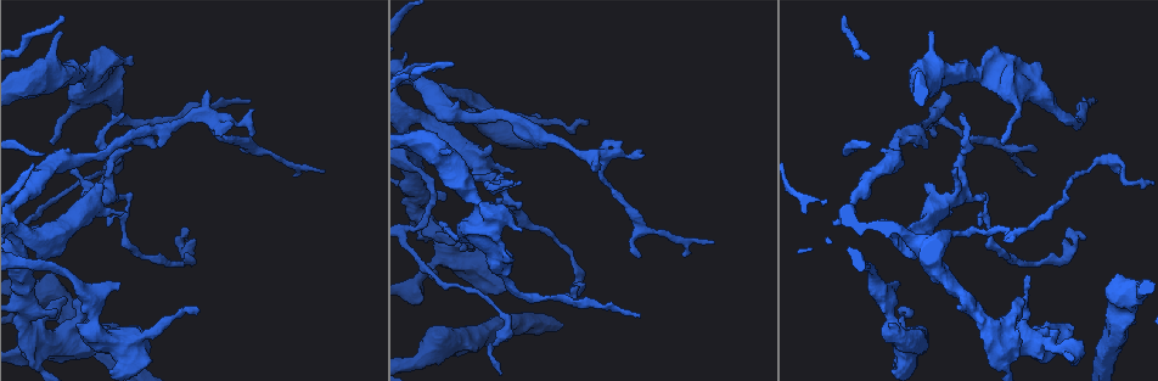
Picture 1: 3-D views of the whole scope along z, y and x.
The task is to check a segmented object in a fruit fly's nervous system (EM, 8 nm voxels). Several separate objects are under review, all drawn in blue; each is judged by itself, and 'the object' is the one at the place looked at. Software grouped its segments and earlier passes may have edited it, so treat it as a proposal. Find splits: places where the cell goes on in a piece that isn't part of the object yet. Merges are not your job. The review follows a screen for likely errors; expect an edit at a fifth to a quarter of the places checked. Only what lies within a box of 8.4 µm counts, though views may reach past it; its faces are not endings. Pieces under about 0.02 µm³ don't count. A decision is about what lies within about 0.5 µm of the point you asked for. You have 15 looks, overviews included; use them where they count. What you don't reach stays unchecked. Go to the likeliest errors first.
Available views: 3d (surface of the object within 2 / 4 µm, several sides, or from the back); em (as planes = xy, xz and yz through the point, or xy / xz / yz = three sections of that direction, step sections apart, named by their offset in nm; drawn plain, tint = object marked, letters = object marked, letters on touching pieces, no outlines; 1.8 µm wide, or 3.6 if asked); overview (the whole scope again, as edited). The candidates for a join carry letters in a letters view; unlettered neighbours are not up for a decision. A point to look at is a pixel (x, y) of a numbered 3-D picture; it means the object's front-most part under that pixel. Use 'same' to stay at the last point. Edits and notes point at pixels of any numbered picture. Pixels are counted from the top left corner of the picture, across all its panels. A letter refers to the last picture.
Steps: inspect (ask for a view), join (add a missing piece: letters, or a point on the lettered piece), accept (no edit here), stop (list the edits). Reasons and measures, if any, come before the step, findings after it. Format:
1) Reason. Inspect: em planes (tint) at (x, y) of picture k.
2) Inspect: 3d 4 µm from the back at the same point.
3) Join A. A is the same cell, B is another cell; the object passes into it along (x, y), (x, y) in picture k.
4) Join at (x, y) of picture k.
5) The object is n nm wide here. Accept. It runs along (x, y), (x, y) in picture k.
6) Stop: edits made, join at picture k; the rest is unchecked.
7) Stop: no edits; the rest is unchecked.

Thin end. Inspect: em yz step 4 (letters) at (903, 312) of picture 1.

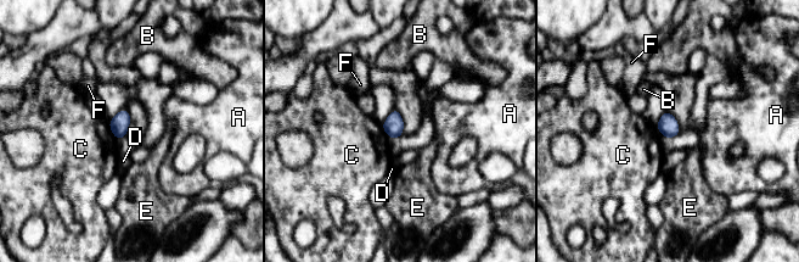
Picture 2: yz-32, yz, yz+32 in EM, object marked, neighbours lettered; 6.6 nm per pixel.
Cut it another way. Inspect: em planes (letters) at the same point.

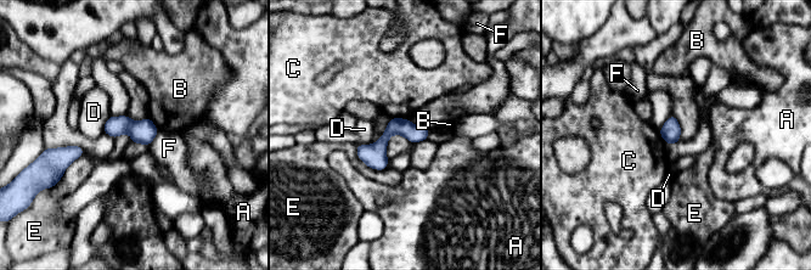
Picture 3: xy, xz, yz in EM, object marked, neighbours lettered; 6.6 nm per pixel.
Accept. A, B, C, D, E and F are other cells; a border runs along (390, 117), (409, 119) in picture 3; none of them fits.

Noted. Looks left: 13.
Free end. Inspect: em planes (letters) at (897, 284) of picture 1.

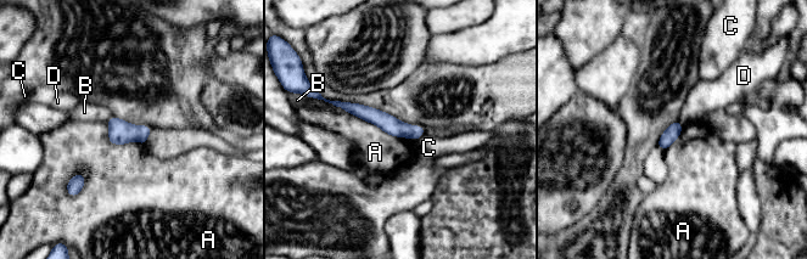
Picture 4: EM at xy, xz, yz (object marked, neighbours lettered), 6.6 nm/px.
The longest contact is with A, 480 nm. Accept. A, B, C and D are other cells; it runs along (342, 105), (398, 129), (420, 131) in picture 4; no lettered piece goes on from it.

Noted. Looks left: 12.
Long arm stops here. Inspect: 3d 4 µm at (184, 228) of picture 1.

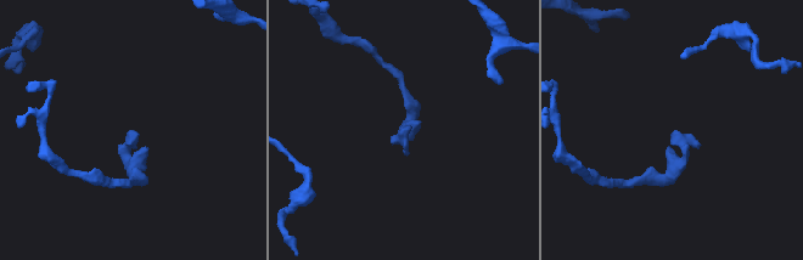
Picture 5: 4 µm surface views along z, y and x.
Shape alone is not enough. Inspect: em yz step 16 (plain) at (131, 130) of picture 5.

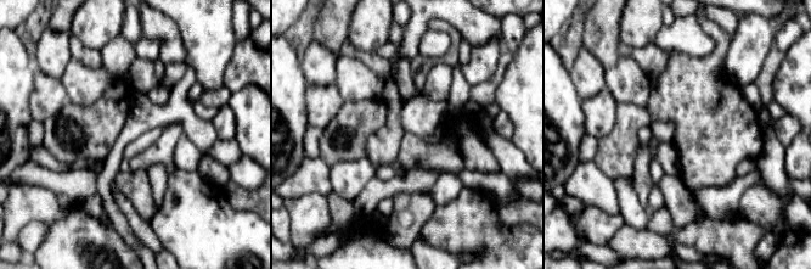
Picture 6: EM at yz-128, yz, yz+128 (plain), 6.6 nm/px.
Inspect: em yz step 16 (letters) at the same point.

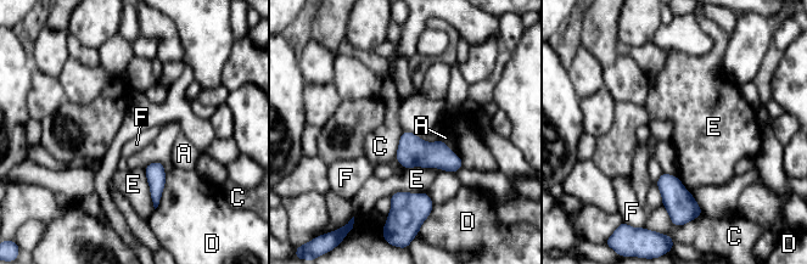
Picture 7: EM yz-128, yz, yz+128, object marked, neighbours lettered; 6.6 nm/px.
Accept. A, C, D, E and F are other cells; a border runs along (403, 132), (394, 157) in picture 7; no lettered piece goes on from it.

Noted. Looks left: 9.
Free end. Inspect: 3d 2 µm at (449, 152) of picture 1.

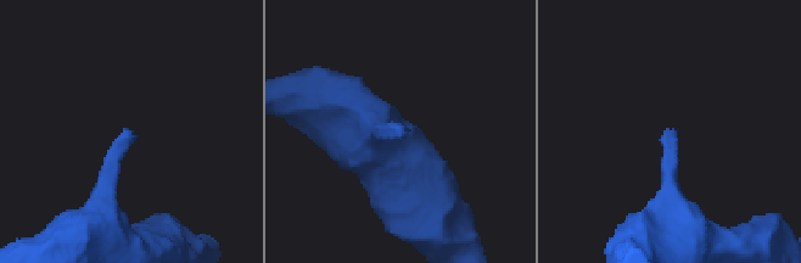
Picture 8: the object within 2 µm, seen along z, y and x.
Shape alone is not enough. Inspect: em xy step 16 (letters) at (405, 138) of picture 8.

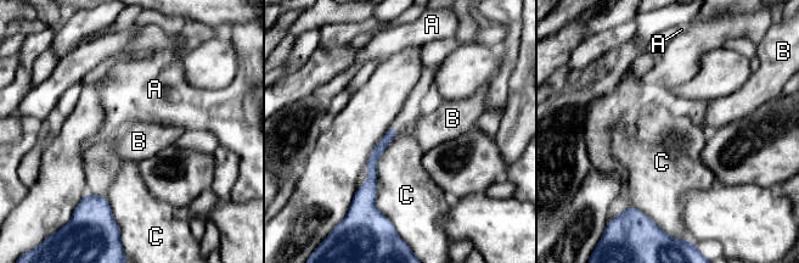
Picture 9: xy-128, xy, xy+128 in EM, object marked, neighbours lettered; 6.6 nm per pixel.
The longest contact is with C, 550 nm. Accept. A, B and C are other cells; it runs along (393, 130), (373, 157), (372, 196) in picture 9; none of them fits.

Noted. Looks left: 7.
Sharp bend. Inspect: 3d 4 µm at (506, 326) of picture 1.

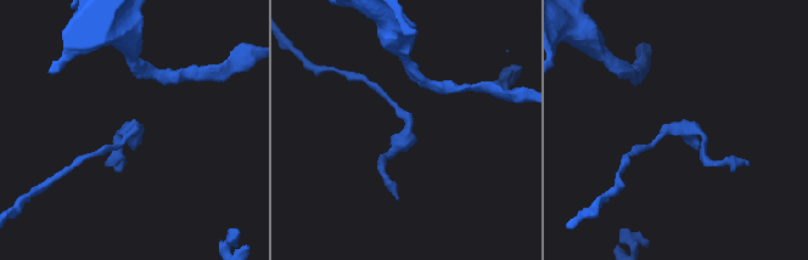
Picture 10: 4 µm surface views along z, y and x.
Inspect: em planes (tint) at (682, 129) of picture 10.

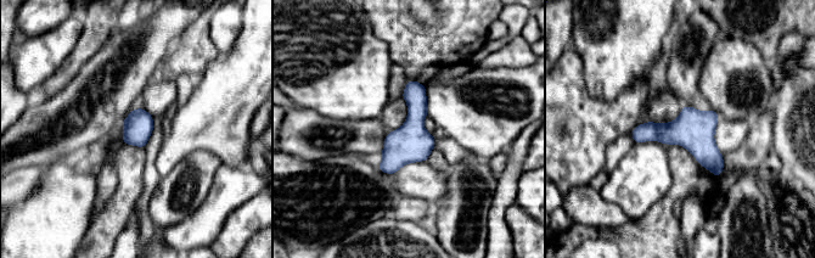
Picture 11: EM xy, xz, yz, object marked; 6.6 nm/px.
What lies round it. Inspect: em planes (letters) at the same point.

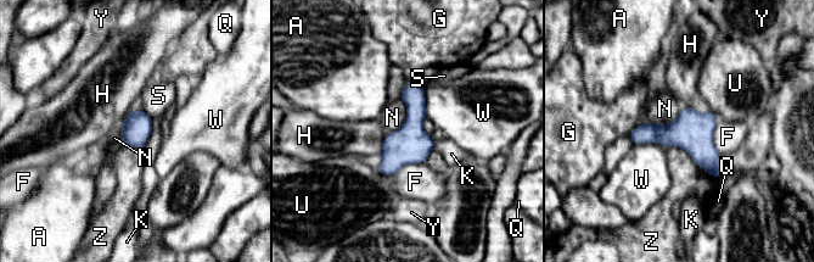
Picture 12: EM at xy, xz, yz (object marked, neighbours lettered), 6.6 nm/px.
Accept. A, F, G, H, K, N, Q, S, U, W, Y and Z are other cells; a border runs along (400, 98), (405, 121), (388, 133) in picture 12; none of them fits.

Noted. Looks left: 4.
Branch stops here. Inspect: em 3.6 µm planes (plain) at (927, 183) of picture 1.

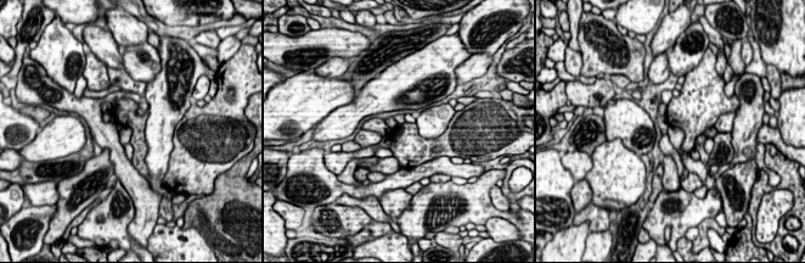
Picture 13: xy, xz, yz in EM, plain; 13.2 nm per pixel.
What lies round it. Inspect: em 3.6 µm planes (letters) at the same point.

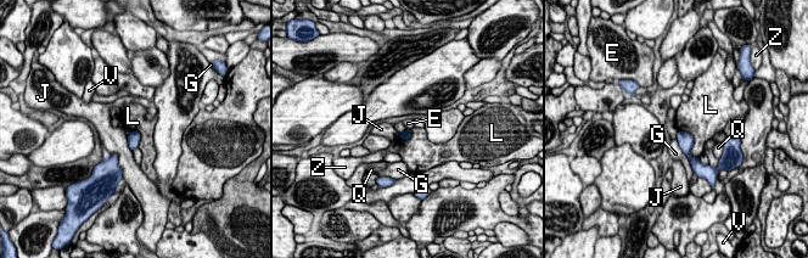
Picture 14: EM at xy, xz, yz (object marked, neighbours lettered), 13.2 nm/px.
Accept. E, G, J, L, Q, V and Z are other cells; a border runs along (678, 130), (699, 158) in picture 14; no lettered piece goes on from it.

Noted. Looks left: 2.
Stop: no edits; the rest is unchecked.

